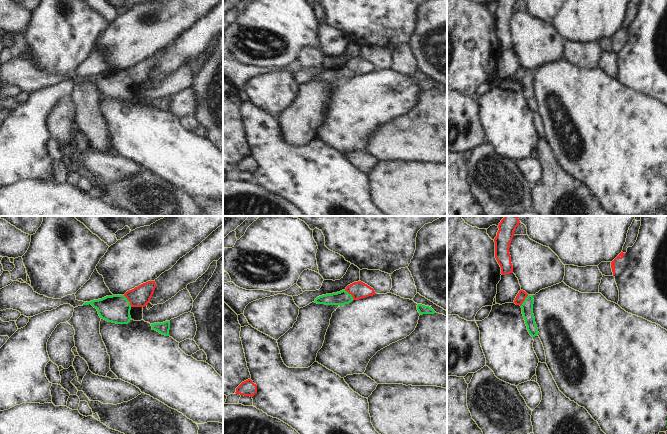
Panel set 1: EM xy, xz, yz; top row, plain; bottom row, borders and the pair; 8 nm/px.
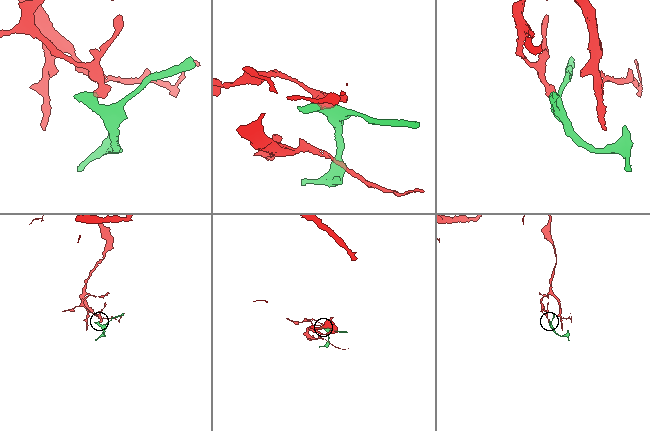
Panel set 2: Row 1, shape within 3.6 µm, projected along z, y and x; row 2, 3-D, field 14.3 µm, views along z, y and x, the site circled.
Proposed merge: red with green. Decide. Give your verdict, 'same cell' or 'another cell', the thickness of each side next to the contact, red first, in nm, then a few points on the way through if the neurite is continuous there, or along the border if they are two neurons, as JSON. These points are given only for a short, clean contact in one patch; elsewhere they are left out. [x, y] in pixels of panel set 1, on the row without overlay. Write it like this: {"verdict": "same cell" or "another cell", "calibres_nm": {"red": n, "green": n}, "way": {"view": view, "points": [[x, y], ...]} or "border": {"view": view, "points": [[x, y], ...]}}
{"verdict": "another cell", "calibres_nm": {"red": 170, "green": 220}, "border": {"view": "xy", "points": [[123, 71], [131, 82]]}}

